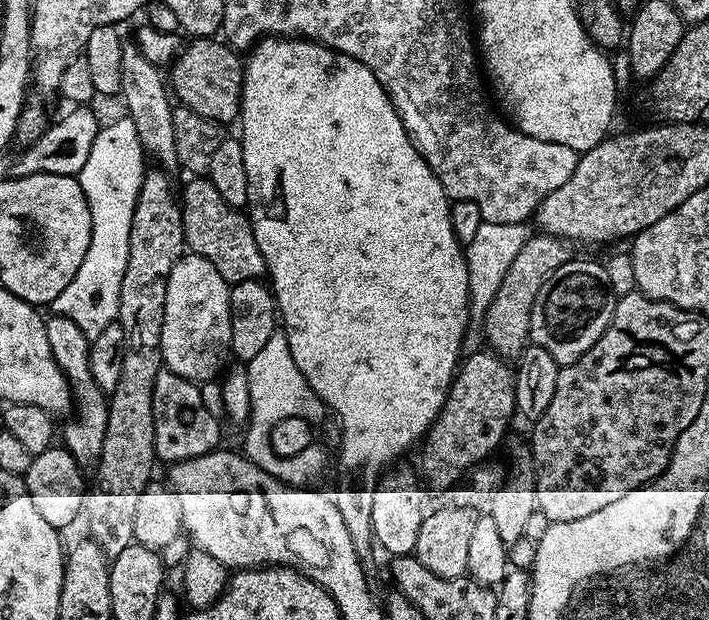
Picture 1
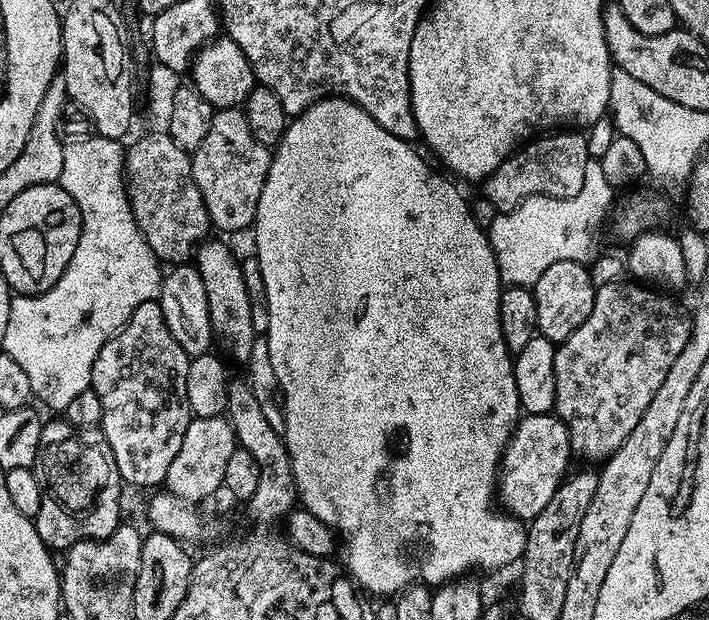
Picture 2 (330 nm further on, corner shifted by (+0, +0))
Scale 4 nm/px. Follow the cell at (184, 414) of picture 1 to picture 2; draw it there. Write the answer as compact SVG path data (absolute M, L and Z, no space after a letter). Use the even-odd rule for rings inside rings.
M159 299L142 302L142 306L130 314L124 327L102 346L94 362L91 388L102 402L99 431L103 432L110 450L114 450L114 462L125 485L156 490L164 484L170 462L174 462L174 454L178 454L178 446L182 446L182 438L186 438L186 430L194 419L186 396L189 361L186 350L178 346L174 334L170 334L170 326L166 326Z

